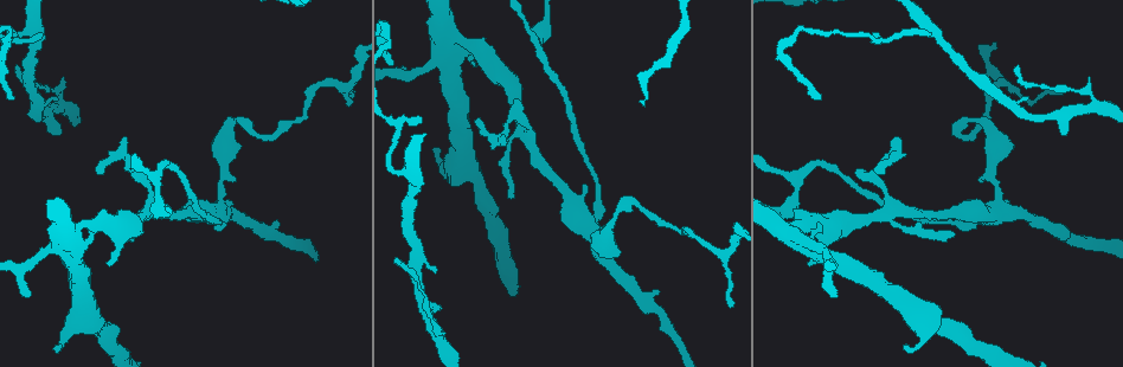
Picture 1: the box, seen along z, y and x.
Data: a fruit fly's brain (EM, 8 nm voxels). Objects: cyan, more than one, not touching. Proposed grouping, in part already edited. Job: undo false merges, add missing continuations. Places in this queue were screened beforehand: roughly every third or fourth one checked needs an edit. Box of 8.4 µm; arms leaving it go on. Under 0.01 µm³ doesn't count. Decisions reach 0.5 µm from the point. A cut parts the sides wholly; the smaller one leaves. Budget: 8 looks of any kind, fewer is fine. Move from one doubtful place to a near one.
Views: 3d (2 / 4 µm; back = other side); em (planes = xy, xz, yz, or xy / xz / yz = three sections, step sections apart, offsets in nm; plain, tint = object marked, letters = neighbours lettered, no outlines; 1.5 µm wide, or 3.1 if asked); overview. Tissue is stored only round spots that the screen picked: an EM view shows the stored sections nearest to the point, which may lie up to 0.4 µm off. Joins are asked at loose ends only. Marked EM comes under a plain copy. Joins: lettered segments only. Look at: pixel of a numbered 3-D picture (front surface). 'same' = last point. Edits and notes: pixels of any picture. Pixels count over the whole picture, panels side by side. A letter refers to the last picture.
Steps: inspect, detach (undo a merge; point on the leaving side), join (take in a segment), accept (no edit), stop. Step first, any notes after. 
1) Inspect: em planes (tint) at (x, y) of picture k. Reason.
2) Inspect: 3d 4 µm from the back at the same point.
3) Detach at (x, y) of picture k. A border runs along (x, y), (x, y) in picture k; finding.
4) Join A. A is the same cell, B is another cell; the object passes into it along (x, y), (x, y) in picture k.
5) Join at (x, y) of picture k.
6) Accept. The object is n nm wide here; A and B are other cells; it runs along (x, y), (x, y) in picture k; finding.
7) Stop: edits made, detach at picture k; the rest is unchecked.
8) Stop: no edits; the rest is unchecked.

Inspect: em xy step 8 (letters) at (978, 180) of picture 1. Branch stops here.

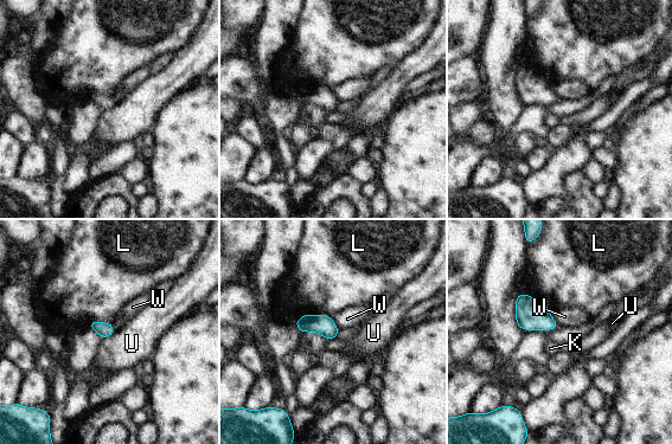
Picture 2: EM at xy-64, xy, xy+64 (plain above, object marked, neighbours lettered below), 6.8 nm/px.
Inspect: em planes (letters) at the same point.

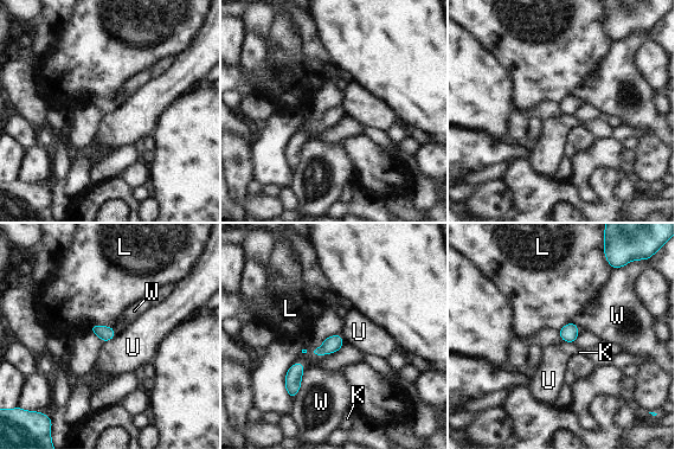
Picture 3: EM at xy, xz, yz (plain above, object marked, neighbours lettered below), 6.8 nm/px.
Accept. The object is 100 nm wide here; K, L, U and W are other cells; a border runs along (116, 334), (103, 342) in picture 3; no lettered segment goes on from it.

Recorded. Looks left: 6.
Inspect: 3d 2 µm at (435, 274) of picture 1. An open end.

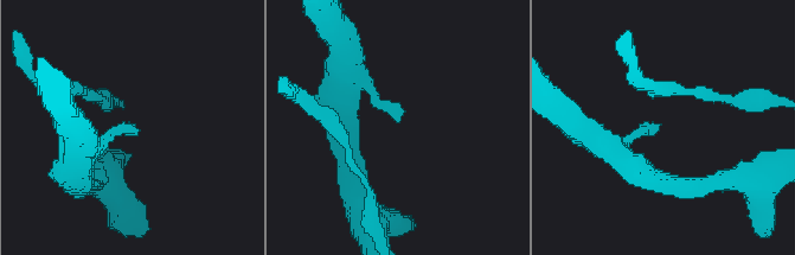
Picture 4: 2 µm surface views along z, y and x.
Inspect: em planes (letters) at (658, 124) of picture 4. Shape alone is not enough.

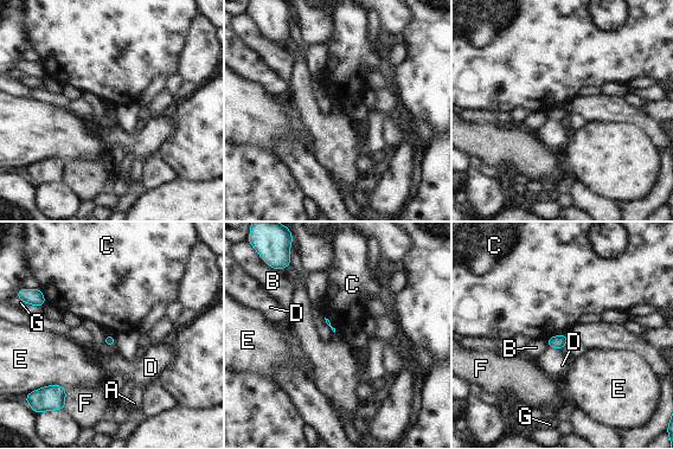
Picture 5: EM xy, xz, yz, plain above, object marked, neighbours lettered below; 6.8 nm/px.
Accept. A, B, C, D, E, F and G are other cells; no lettered segment goes on from it.

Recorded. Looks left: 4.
Inspect: em planes (letters) at (108, 261) of picture 1.

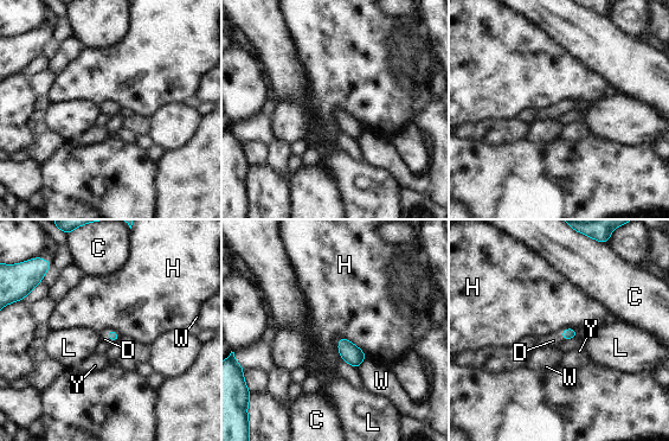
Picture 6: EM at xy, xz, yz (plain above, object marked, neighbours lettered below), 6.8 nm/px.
Join D. The longest contact is with H, 190 nm; D is the same cell, C, H, L, W and Y are other cells; it goes on there.

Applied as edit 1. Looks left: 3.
Stop: edits made, join at picture 6; the rest is unchecked.

